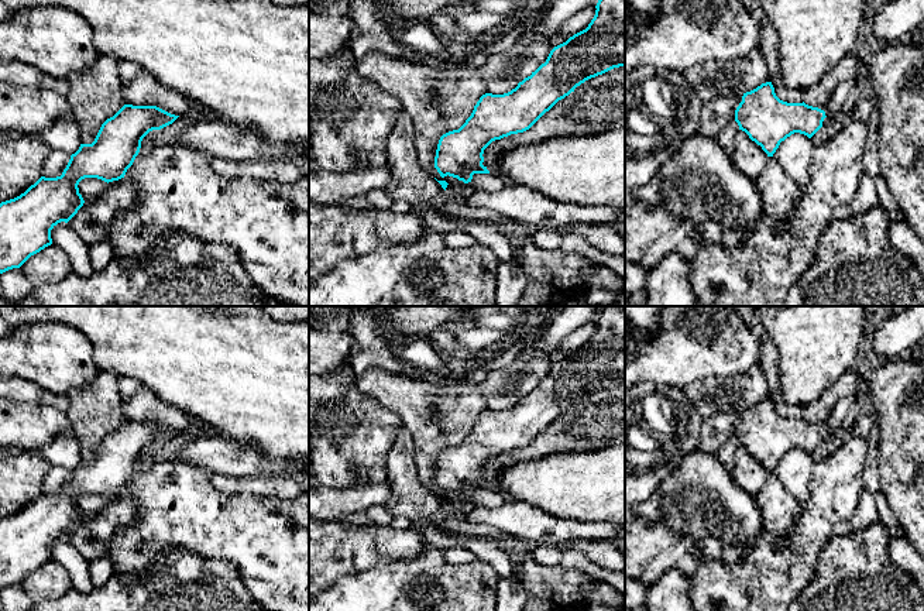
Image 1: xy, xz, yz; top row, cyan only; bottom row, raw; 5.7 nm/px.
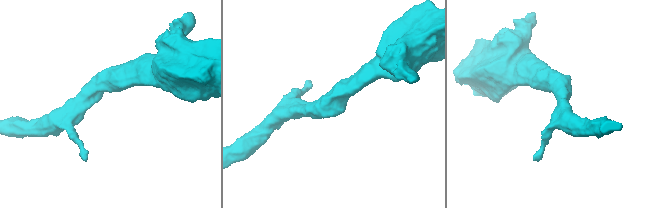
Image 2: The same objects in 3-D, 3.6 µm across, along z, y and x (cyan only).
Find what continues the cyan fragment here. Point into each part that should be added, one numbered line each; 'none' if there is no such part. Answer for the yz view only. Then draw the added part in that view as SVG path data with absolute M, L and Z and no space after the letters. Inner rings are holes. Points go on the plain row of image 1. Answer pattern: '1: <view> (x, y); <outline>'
none

